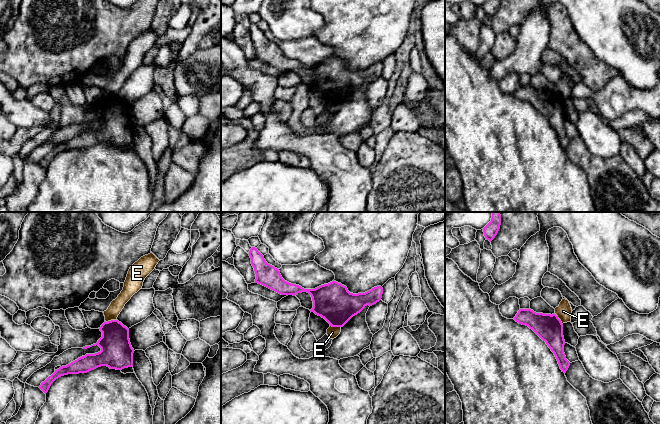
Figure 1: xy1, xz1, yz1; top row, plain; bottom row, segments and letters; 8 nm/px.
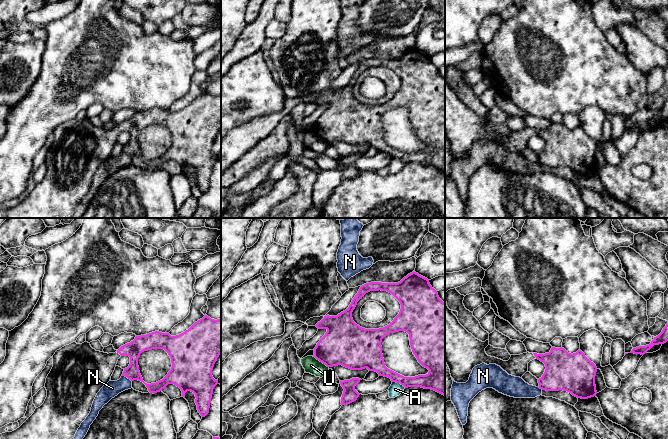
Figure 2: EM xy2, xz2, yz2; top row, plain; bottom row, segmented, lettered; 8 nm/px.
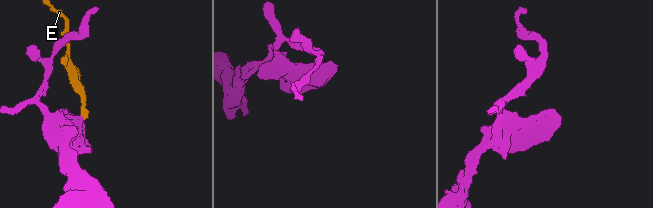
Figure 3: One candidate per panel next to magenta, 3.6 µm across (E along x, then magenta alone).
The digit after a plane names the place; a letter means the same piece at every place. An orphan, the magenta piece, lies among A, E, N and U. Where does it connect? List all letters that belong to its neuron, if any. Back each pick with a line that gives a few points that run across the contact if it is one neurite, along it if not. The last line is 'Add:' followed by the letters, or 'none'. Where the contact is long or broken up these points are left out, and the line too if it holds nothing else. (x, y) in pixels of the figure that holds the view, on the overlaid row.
Add: none

